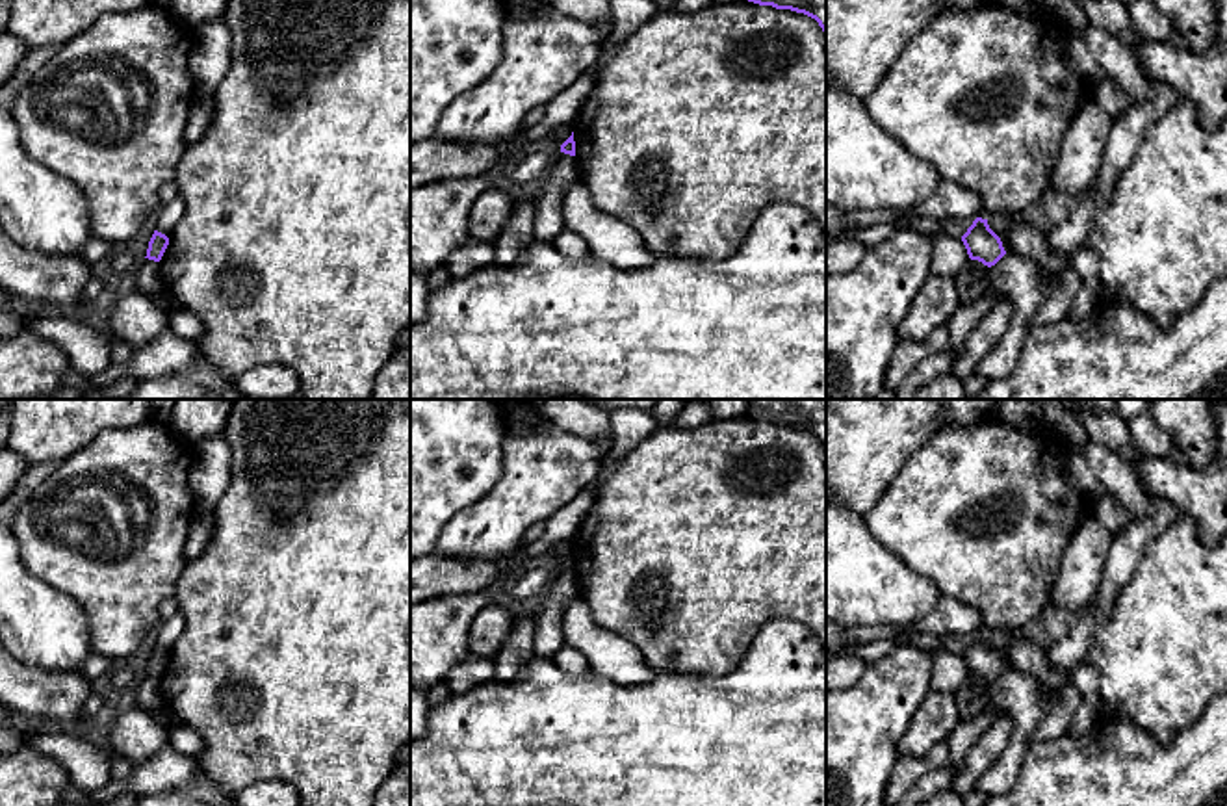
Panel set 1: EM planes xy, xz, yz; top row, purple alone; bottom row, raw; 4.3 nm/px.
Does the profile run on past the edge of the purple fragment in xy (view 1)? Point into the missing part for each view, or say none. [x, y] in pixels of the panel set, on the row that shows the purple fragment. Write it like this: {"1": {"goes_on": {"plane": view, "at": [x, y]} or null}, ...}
{"1": {"goes_on": null}}

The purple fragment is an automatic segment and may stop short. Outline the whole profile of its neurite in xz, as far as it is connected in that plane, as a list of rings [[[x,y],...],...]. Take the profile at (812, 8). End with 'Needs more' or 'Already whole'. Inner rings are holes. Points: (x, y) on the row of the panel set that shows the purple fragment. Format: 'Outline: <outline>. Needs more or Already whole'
Outline: [[[748,0],[748,2],[804,13],[815,19],[822,28],[822,32],[826,33],[826,0]]]. Already whole

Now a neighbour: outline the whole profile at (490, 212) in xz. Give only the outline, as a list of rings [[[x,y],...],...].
[[[486,189],[471,208],[470,236],[492,243],[509,221],[514,202],[507,191]]]

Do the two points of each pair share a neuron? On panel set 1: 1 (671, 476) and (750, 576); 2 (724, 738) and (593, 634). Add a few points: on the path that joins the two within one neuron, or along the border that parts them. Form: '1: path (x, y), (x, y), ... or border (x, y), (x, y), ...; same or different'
1: path (682, 500), (685, 511), (726, 552); same
2: border (658, 673), (650, 680), (637, 684), (606, 680); different

